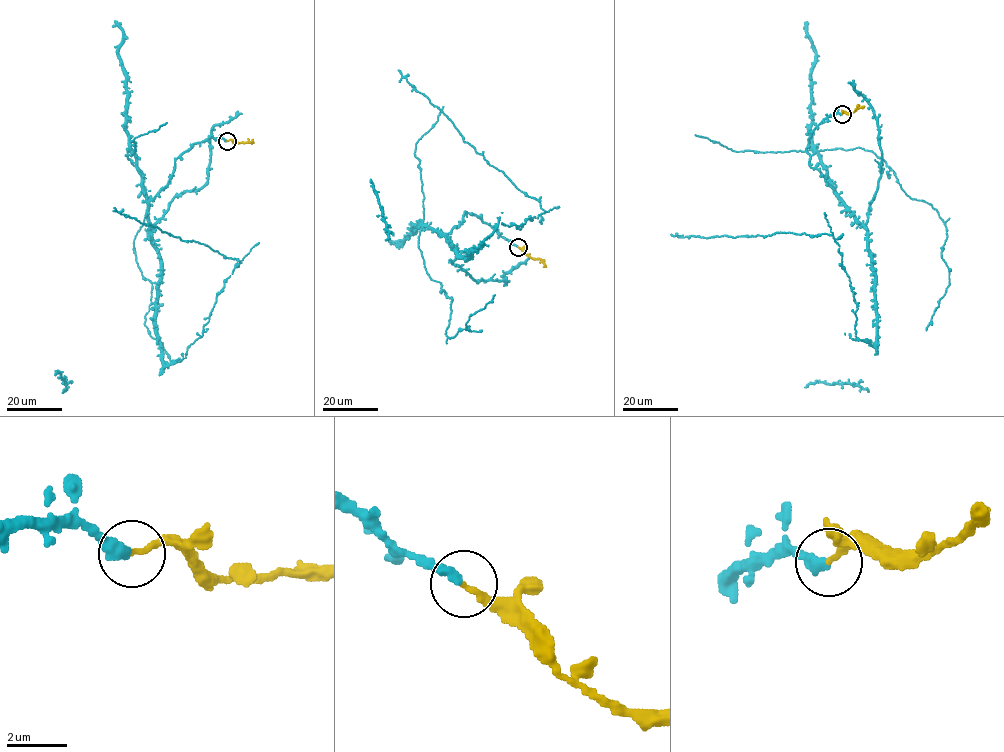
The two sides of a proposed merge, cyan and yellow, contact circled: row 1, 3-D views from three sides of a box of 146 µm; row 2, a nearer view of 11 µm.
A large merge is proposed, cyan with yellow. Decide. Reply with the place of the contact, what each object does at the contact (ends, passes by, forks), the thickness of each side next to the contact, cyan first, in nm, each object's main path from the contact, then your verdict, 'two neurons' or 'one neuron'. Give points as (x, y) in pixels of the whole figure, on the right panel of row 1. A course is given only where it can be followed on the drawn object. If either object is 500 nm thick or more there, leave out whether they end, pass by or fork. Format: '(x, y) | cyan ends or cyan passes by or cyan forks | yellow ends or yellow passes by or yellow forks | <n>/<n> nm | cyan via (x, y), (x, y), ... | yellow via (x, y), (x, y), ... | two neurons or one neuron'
(842, 114) | cyan ends | yellow ends | 400/220 nm | cyan via (841, 114), (816, 127), (807, 152), (867, 230), (873, 345), (853, 338), (857, 304), (832, 234), (670, 234) | yellow via (841, 114), (863, 107) | one neuron

